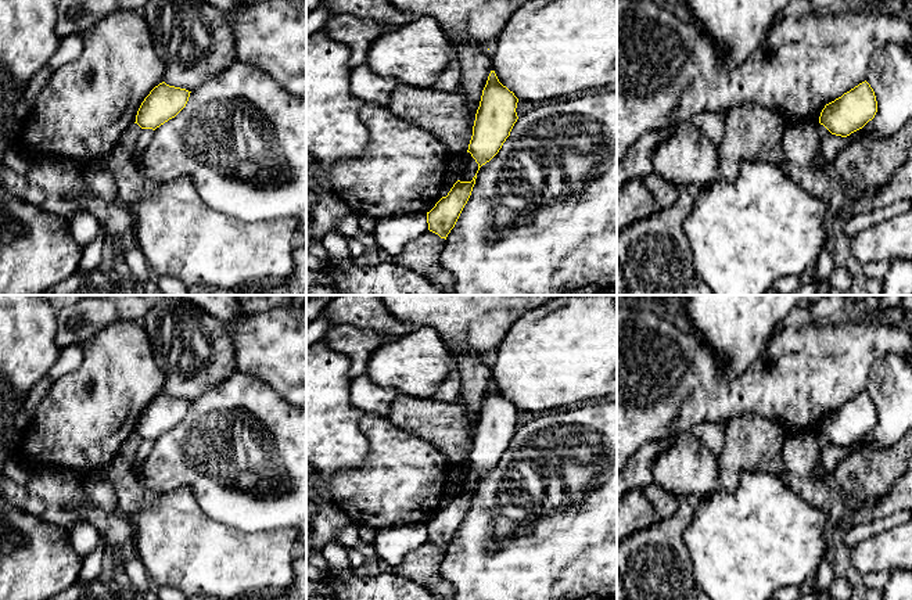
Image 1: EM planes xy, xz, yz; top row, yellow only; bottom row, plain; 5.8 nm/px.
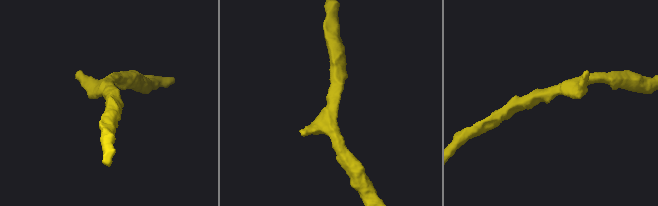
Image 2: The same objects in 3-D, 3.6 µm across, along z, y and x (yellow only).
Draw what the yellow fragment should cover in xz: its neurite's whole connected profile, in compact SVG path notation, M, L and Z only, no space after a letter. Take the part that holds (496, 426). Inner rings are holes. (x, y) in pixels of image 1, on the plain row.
M491 381L482 400L467 460L478 474L478 481L499 463L510 446L518 430L517 413L518 409L514 403L499 392L495 381Z

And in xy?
M165 392L159 394L141 413L134 434L141 439L155 441L186 417L190 403L186 399L169 396Z

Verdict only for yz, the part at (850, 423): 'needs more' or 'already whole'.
already whole

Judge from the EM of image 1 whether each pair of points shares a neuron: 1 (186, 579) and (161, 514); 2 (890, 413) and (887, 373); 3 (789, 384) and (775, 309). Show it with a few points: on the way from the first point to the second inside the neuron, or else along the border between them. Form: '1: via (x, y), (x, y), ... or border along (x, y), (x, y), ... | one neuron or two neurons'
1: via (186, 563), (186, 552), (173, 539), (172, 531) | one neuron
2: via (890, 403), (890, 383) | one neuron
3: border along (781, 323), (760, 352) | two neurons

